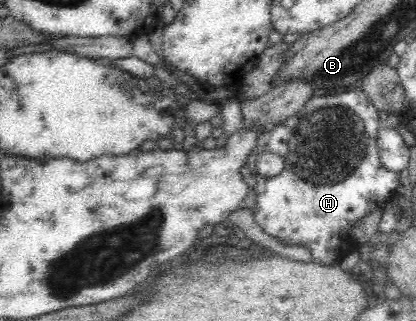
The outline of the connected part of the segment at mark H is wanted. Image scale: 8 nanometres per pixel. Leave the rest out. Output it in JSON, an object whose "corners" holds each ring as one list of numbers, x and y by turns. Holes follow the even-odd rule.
{"corners":[[356,89,354,91,346,91,340,95,329,95,322,97,310,98,305,104,304,107,288,119,285,119,282,123,276,124,270,131,260,135,256,139,254,149,250,151,250,155,246,161,246,165,250,167,251,172,257,181,257,197,254,207,252,207,255,222,262,227,268,235,276,237,276,239,282,242,284,245,304,245,312,252,313,261,322,265,332,265,338,266,344,257,346,257,353,249,357,248,359,244,354,241,350,235,348,235,348,229,360,221,366,213,374,211,381,203,385,203,388,199,394,197,396,187,400,185,400,176,399,172,388,171,386,167,382,165,381,159,379,158,379,149,377,144,377,133,378,130,385,126,384,122,378,117,378,110,370,103,370,100,367,98,367,95,362,89],[262,151,271,151,280,155,284,159,284,167,280,174,266,178,259,174,256,170,256,159,259,153]]}

